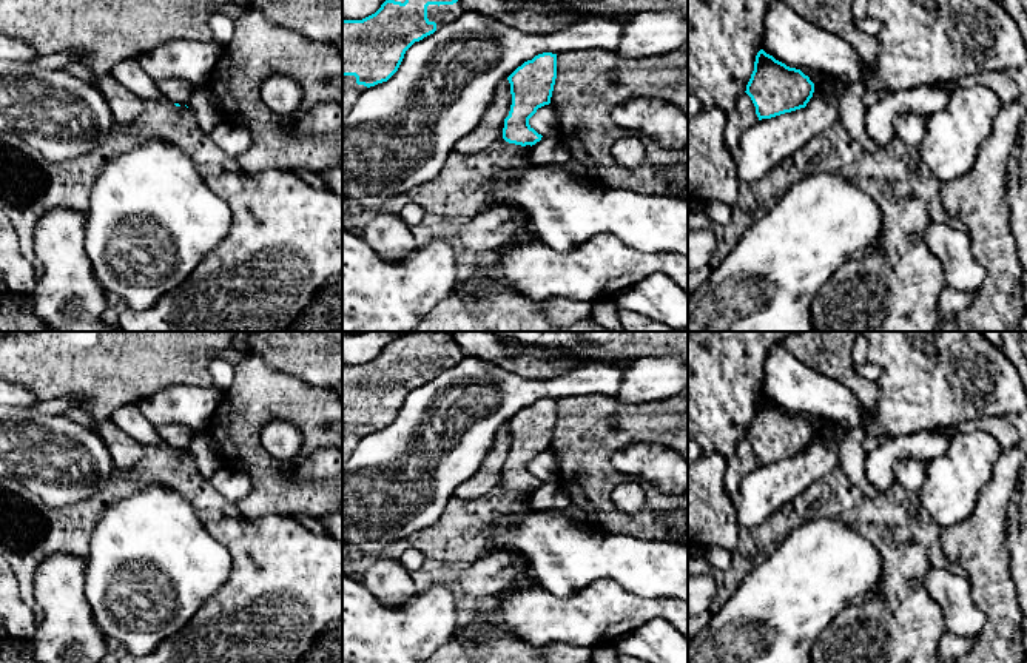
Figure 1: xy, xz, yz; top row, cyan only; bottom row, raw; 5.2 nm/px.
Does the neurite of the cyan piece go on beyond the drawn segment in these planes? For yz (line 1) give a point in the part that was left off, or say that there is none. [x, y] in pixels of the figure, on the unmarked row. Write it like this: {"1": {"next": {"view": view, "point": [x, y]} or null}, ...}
{"1": {"next": null}}

